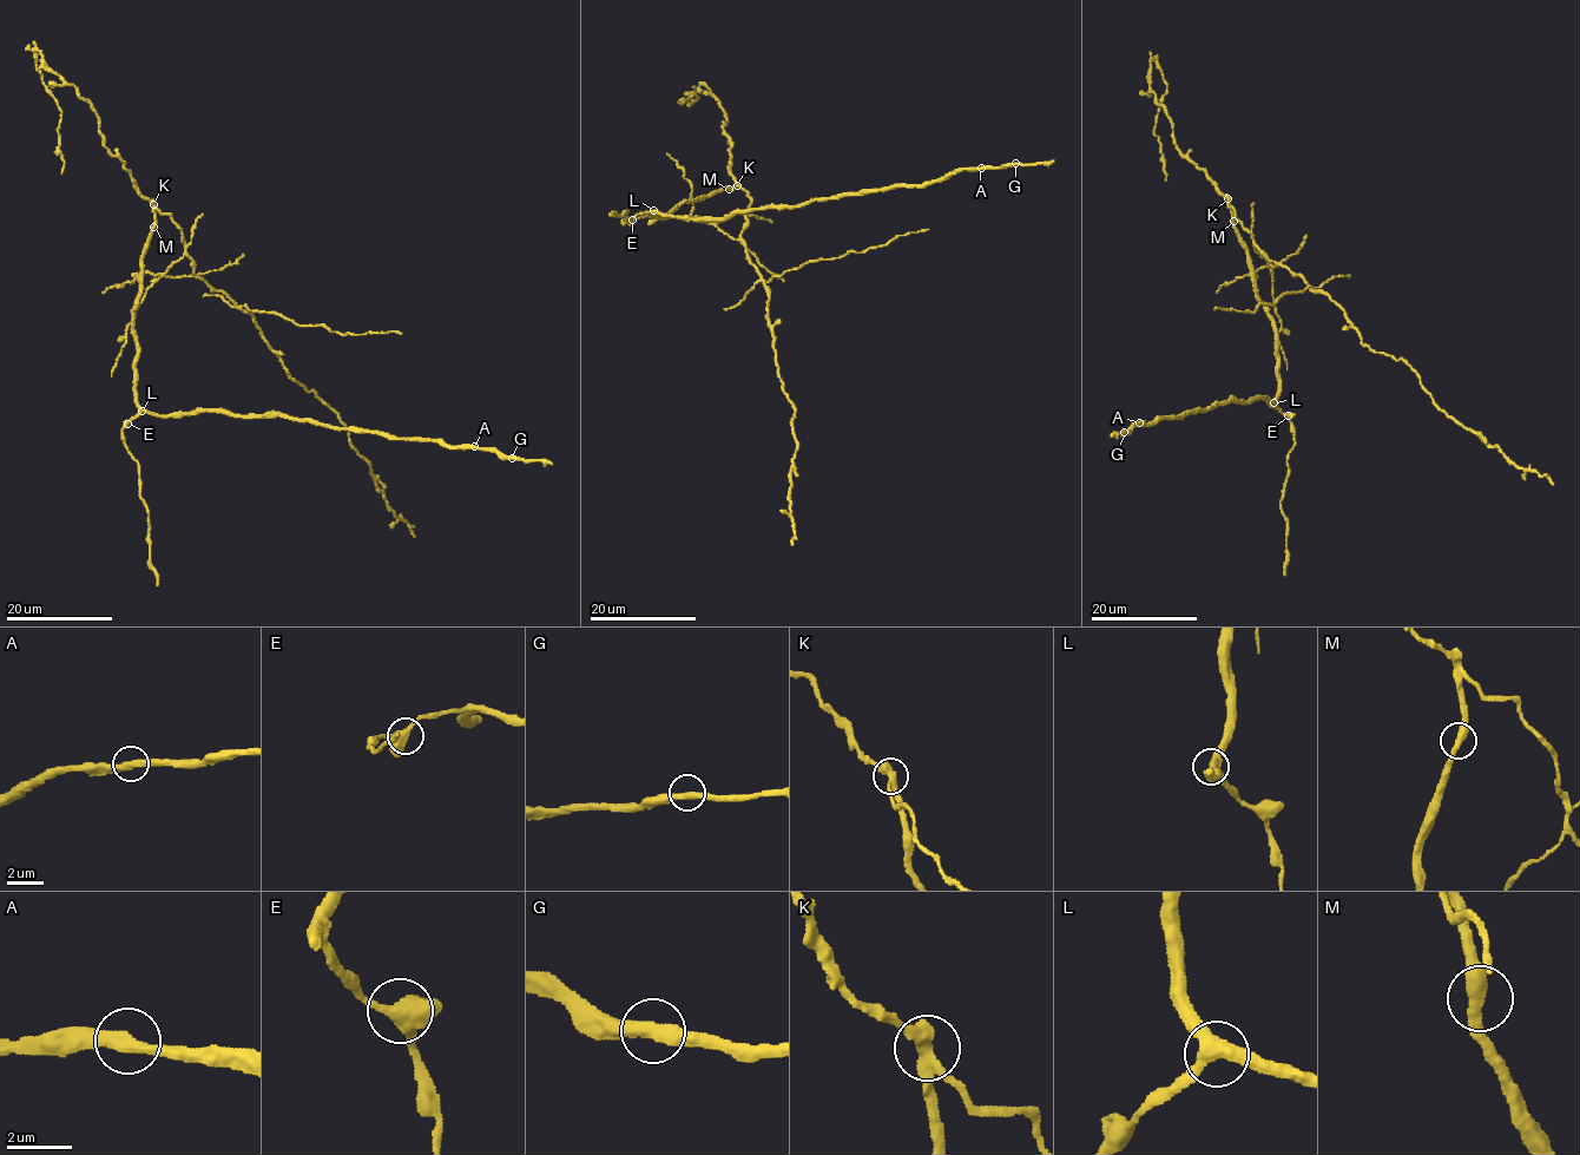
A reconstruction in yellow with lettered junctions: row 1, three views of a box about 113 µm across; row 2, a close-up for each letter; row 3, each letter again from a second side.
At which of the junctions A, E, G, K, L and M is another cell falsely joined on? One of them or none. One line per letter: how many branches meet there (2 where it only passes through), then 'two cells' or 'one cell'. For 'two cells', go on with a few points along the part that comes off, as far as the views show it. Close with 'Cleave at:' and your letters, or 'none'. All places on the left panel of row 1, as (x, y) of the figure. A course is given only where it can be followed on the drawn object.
A: 2 branches meet; one cell
E: 3 branches meet; one cell
G: 2 branches meet; one cell
K: 3 branches meet; two cells; foreign part runs (153, 204), (179, 228), (193, 274), (254, 316), (289, 376), (337, 415), (387, 505), (415, 537)
L: 3 branches meet; one cell
M: 2 branches meet; one cell
Cleave at: K

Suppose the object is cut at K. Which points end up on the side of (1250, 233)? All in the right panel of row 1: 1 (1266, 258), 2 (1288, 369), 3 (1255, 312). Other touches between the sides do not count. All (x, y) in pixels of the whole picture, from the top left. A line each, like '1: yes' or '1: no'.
1: yes
2: yes
3: yes

